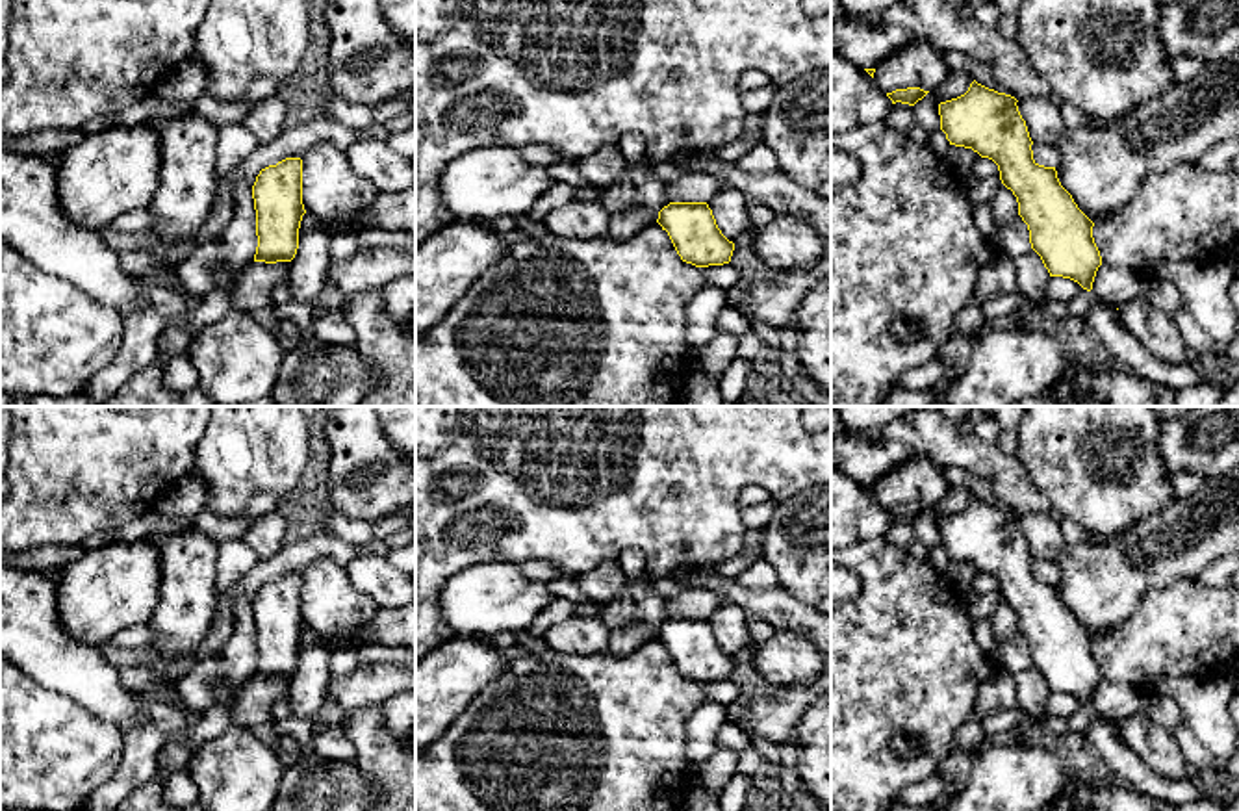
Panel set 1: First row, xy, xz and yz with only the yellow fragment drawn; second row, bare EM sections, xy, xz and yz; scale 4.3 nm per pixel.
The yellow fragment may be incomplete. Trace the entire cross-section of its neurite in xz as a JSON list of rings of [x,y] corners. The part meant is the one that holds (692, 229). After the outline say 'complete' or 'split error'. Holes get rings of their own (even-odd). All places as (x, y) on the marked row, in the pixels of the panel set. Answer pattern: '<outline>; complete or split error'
[[[670,202],[658,212],[657,223],[683,262],[696,267],[731,262],[734,243],[722,234],[707,202]]]; complete

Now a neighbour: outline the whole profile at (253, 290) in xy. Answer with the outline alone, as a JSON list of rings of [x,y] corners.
[[[252,262],[228,290],[213,288],[200,297],[195,310],[185,312],[187,325],[184,328],[165,328],[158,338],[158,351],[163,358],[185,354],[193,338],[208,325],[234,312],[250,312],[265,315],[273,304],[273,288],[287,278],[291,262]]]

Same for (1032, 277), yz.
[[[1033,249],[1016,258],[1015,265],[1018,293],[1039,312],[1048,303],[1046,286],[1052,278],[1048,269]]]

